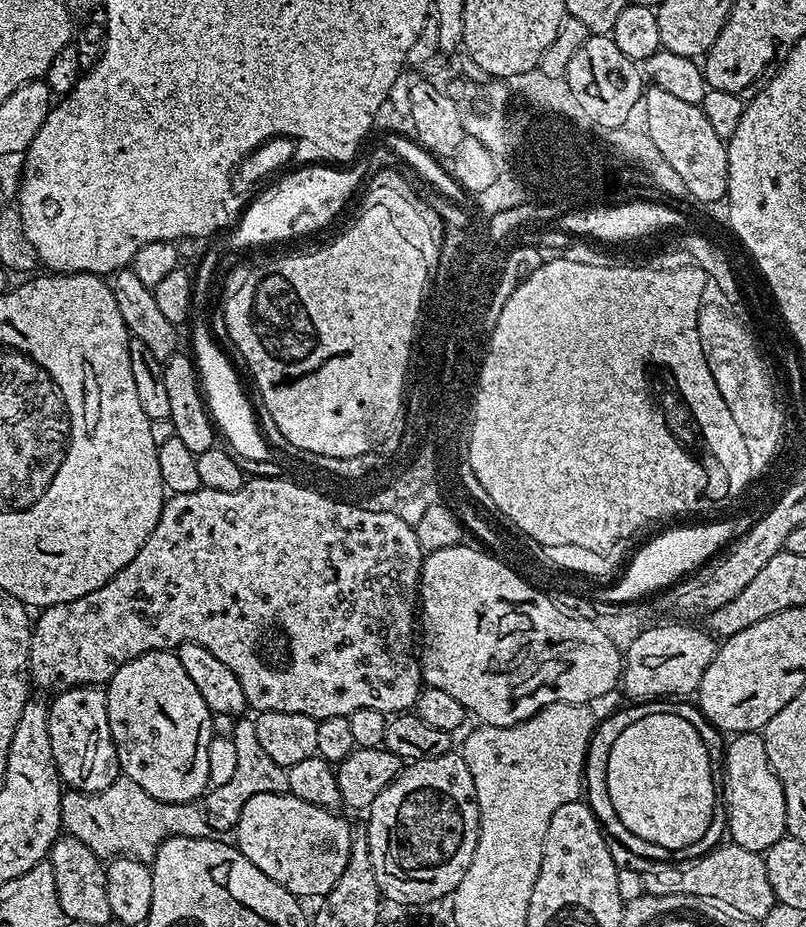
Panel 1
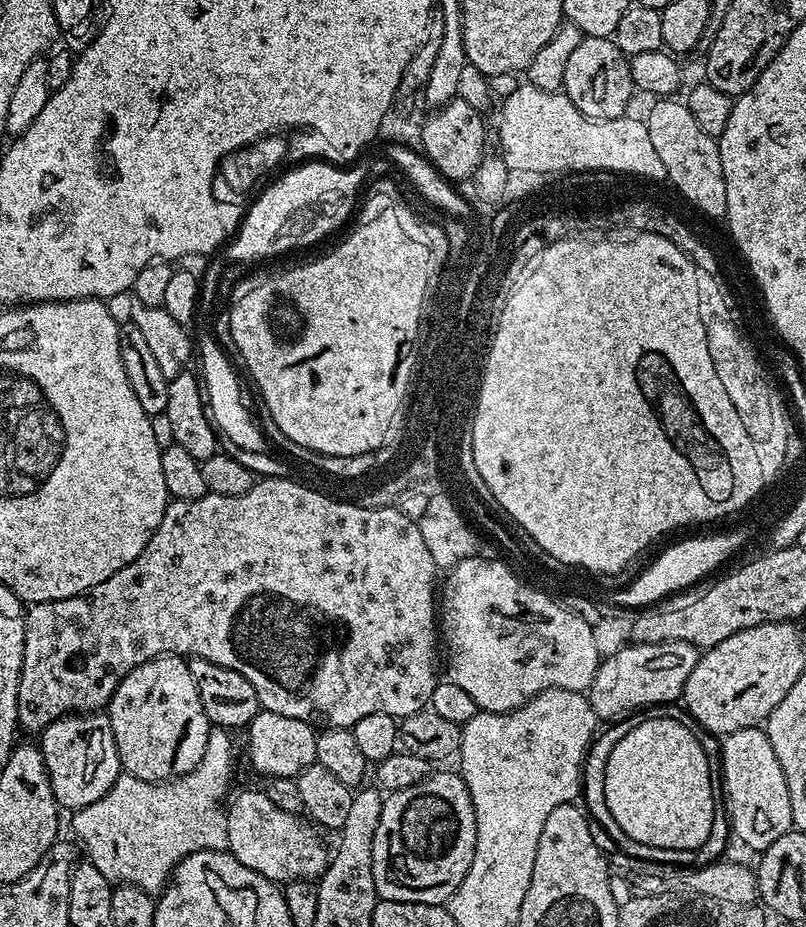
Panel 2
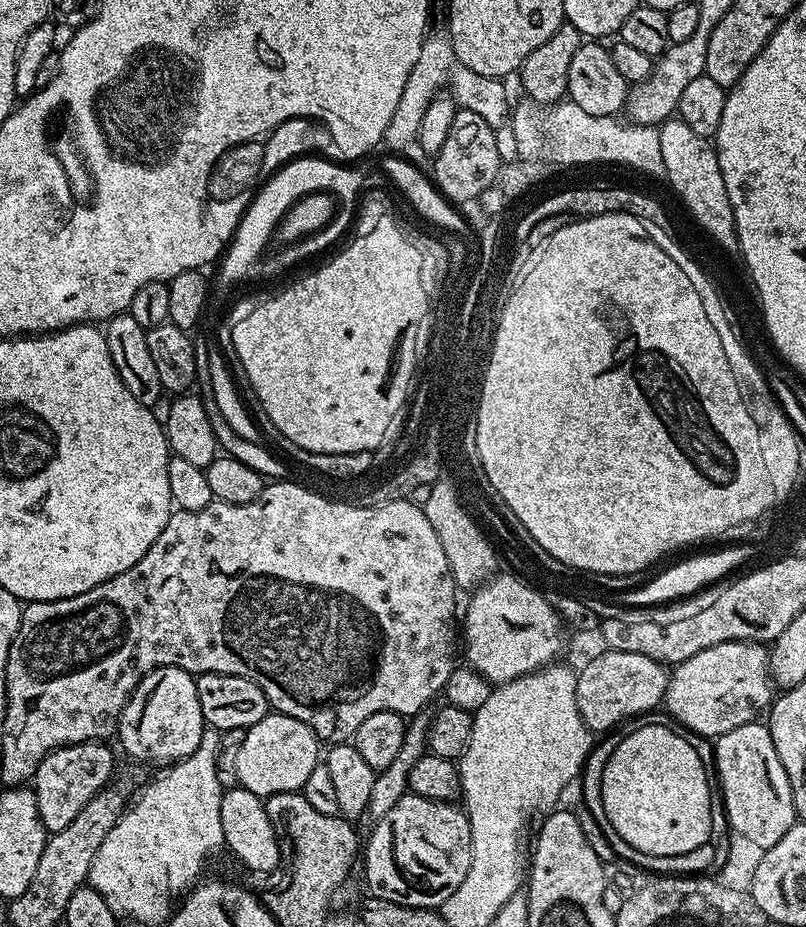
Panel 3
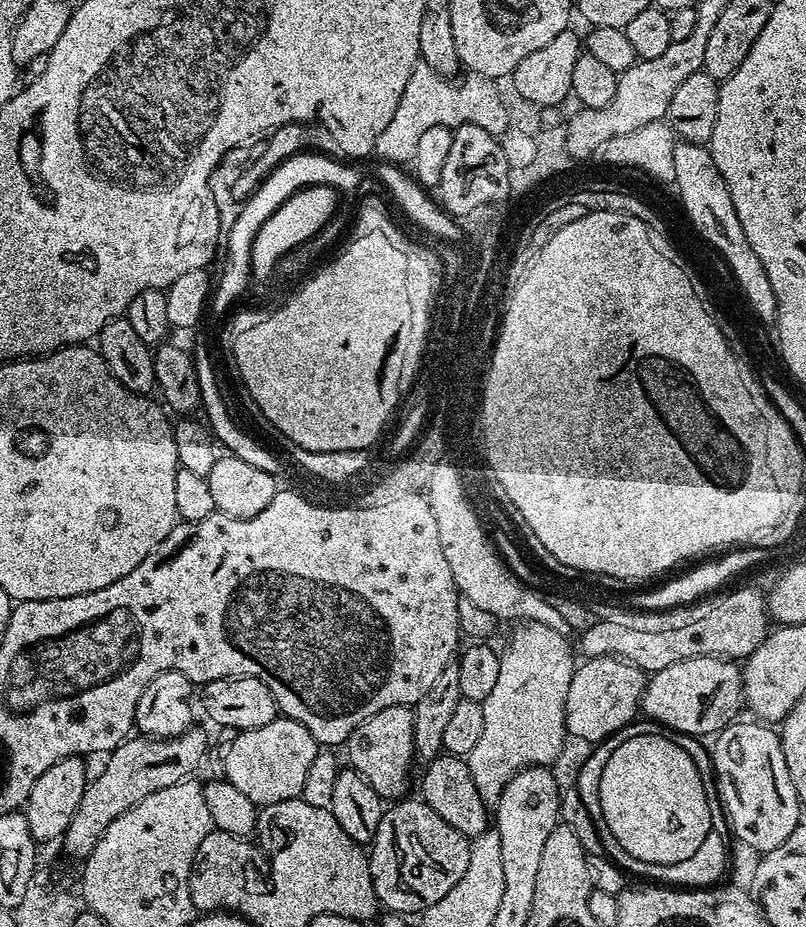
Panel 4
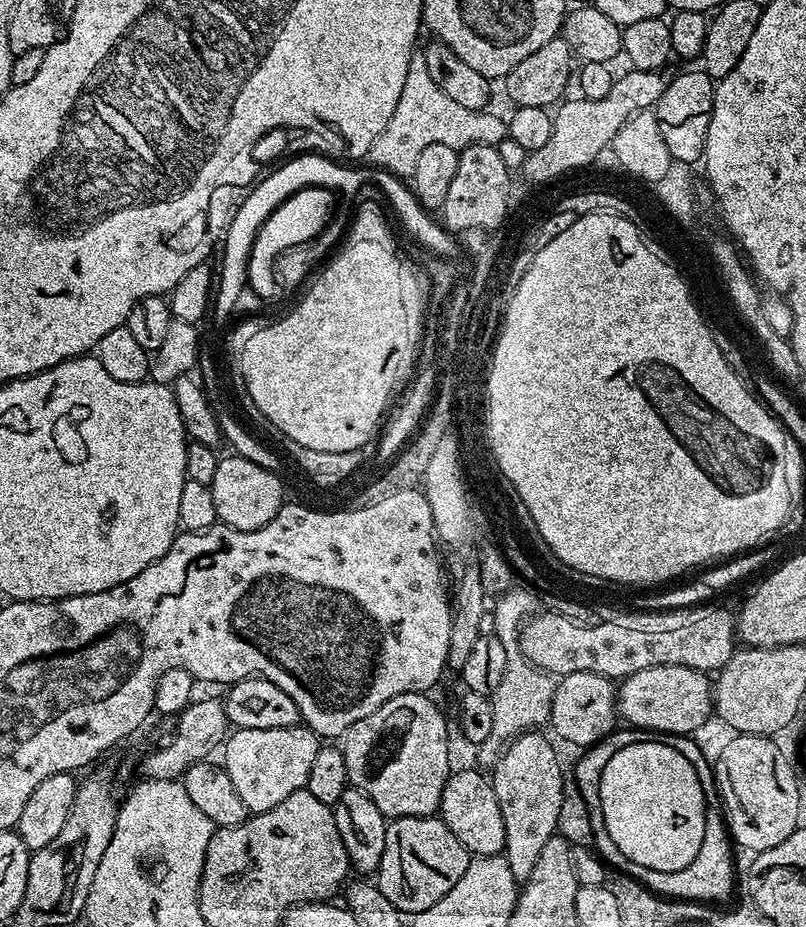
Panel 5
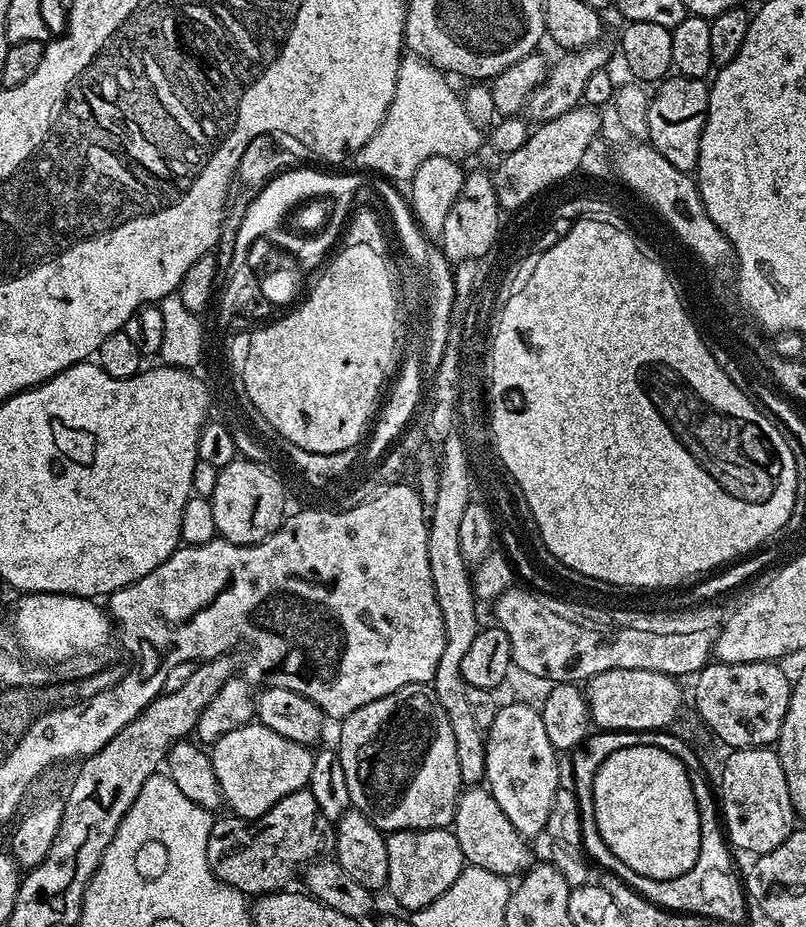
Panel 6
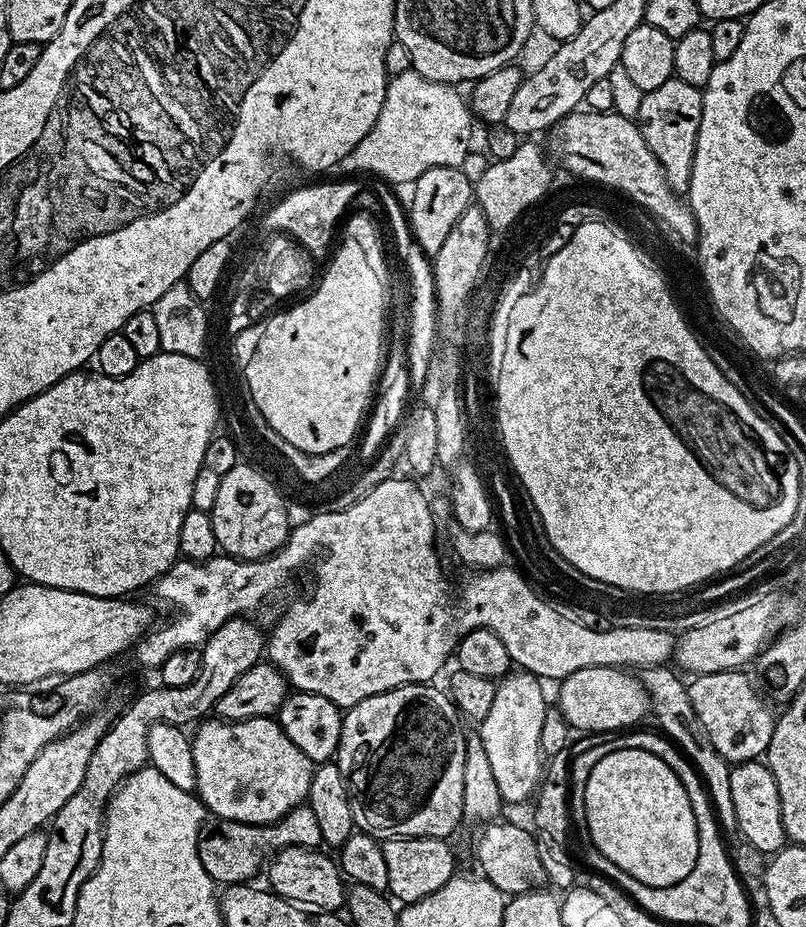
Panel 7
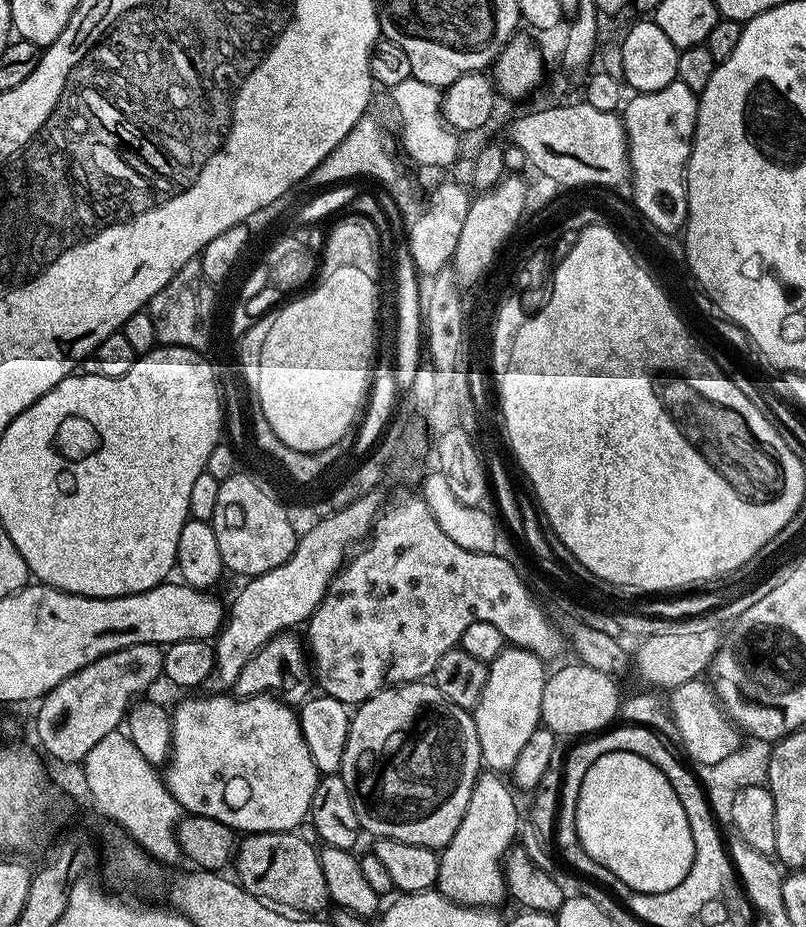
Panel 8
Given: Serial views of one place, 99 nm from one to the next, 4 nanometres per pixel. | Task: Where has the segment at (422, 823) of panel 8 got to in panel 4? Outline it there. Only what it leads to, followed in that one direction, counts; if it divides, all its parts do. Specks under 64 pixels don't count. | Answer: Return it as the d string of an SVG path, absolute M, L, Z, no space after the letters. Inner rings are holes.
M395 704L386 710L378 710L370 718L366 718L354 729L347 738L347 763L370 786L374 786L376 793L385 802L396 802L405 795L408 779L412 776L412 764L416 760L414 746L414 714L407 704Z

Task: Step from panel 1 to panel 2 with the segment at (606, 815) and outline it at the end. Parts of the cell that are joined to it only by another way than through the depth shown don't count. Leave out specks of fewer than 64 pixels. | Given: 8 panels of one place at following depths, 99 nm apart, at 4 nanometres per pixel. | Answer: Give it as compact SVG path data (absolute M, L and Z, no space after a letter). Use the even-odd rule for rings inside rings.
M676 704L671 705L656 705L655 708L643 709L637 713L632 713L628 717L623 717L622 719L611 723L608 728L604 729L593 739L592 743L589 745L588 753L585 756L584 763L581 765L581 789L582 789L582 802L585 811L589 814L589 817L596 820L604 830L610 834L612 840L615 842L617 849L621 852L626 853L627 856L631 857L633 860L642 860L647 862L654 862L658 864L673 864L674 866L690 866L695 862L694 860L698 858L696 852L684 851L684 850L668 850L668 856L652 856L652 852L663 852L664 847L650 847L646 846L644 843L635 842L634 839L626 835L625 831L622 830L616 822L614 822L613 815L610 814L609 807L606 806L605 798L605 776L606 776L606 762L609 761L610 753L614 750L614 746L618 744L637 726L642 726L643 722L653 720L658 717L668 717L671 720L678 720L682 722L688 730L694 734L694 738L700 739L700 731L703 727L697 725L696 721L687 711Z

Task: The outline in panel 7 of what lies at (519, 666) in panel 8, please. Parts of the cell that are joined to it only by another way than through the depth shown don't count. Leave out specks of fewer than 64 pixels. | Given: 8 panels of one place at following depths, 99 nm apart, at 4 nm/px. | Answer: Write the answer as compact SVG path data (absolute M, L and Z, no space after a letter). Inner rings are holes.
M523 670L513 671L497 683L490 711L487 712L486 718L479 721L478 724L482 746L486 746L486 759L490 761L494 779L498 781L498 794L502 794L504 803L508 806L524 804L527 800L529 803L535 797L544 774L546 760L540 751L542 718L546 718L546 714L550 711L550 704L544 701L543 687L545 688L545 685L532 673Z

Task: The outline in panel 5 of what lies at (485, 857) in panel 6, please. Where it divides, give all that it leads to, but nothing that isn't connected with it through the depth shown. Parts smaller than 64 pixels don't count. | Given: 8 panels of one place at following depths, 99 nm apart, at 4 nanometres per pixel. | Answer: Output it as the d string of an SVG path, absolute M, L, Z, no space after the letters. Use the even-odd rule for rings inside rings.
M472 768L453 771L442 790L438 816L473 857L498 856L503 853L506 826L502 822L502 810L492 789L492 781L485 773L483 776Z

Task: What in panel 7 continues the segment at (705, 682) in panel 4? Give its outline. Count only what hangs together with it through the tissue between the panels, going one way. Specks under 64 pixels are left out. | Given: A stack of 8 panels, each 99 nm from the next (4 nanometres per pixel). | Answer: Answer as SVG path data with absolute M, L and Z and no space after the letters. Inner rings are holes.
M590 666L586 670L574 670L566 679L559 681L560 704L558 711L564 715L569 729L580 732L604 732L600 734L616 734L621 730L631 729L640 719L650 712L650 697L647 688L631 671L606 666Z

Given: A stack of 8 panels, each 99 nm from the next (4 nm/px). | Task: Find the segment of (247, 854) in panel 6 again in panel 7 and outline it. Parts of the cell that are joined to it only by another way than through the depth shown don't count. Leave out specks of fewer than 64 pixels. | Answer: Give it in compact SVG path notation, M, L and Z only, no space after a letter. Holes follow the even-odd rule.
M303 803L272 824L247 824L219 818L205 819L198 834L198 858L202 858L202 866L206 870L206 874L210 874L210 878L216 881L217 885L231 886L251 881L253 879L251 876L256 876L259 872L261 875L266 862L271 861L272 857L283 848L319 849L321 844L318 818L314 814L314 810L309 808L307 803Z

